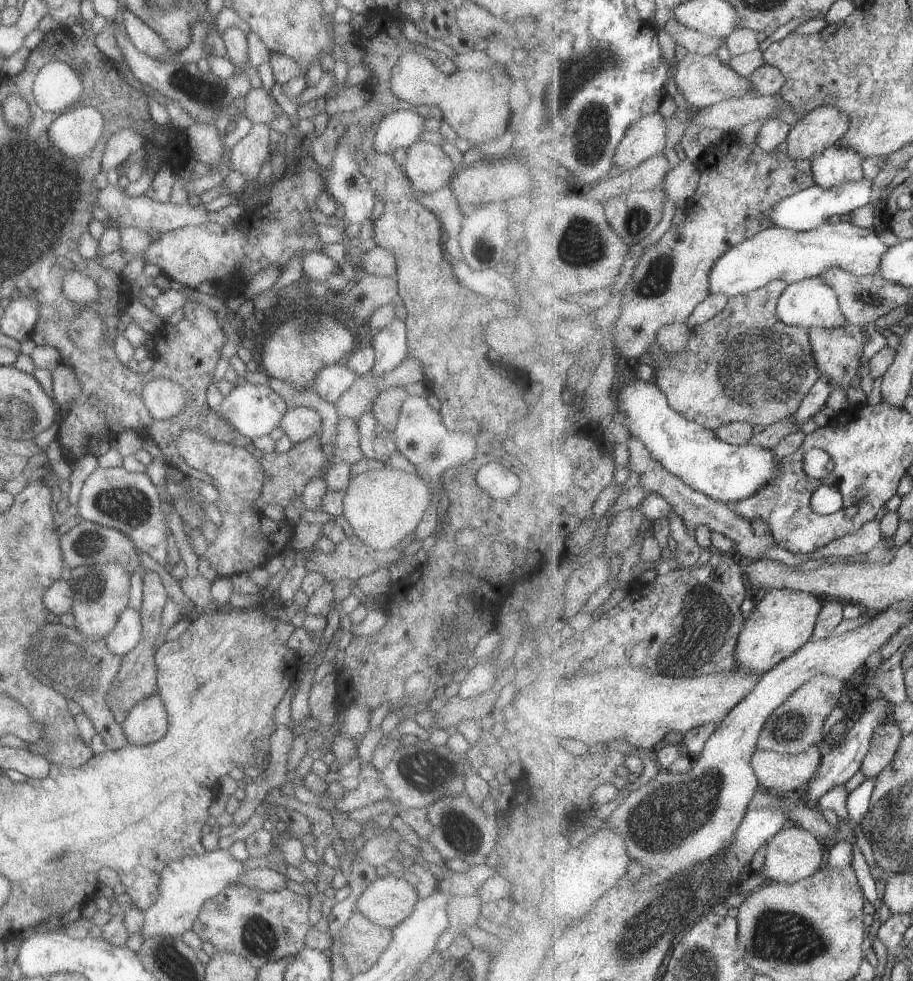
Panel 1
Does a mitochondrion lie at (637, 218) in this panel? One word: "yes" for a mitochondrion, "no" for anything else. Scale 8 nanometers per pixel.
yes

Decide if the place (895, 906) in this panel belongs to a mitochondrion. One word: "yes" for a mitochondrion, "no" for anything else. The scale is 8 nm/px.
no

